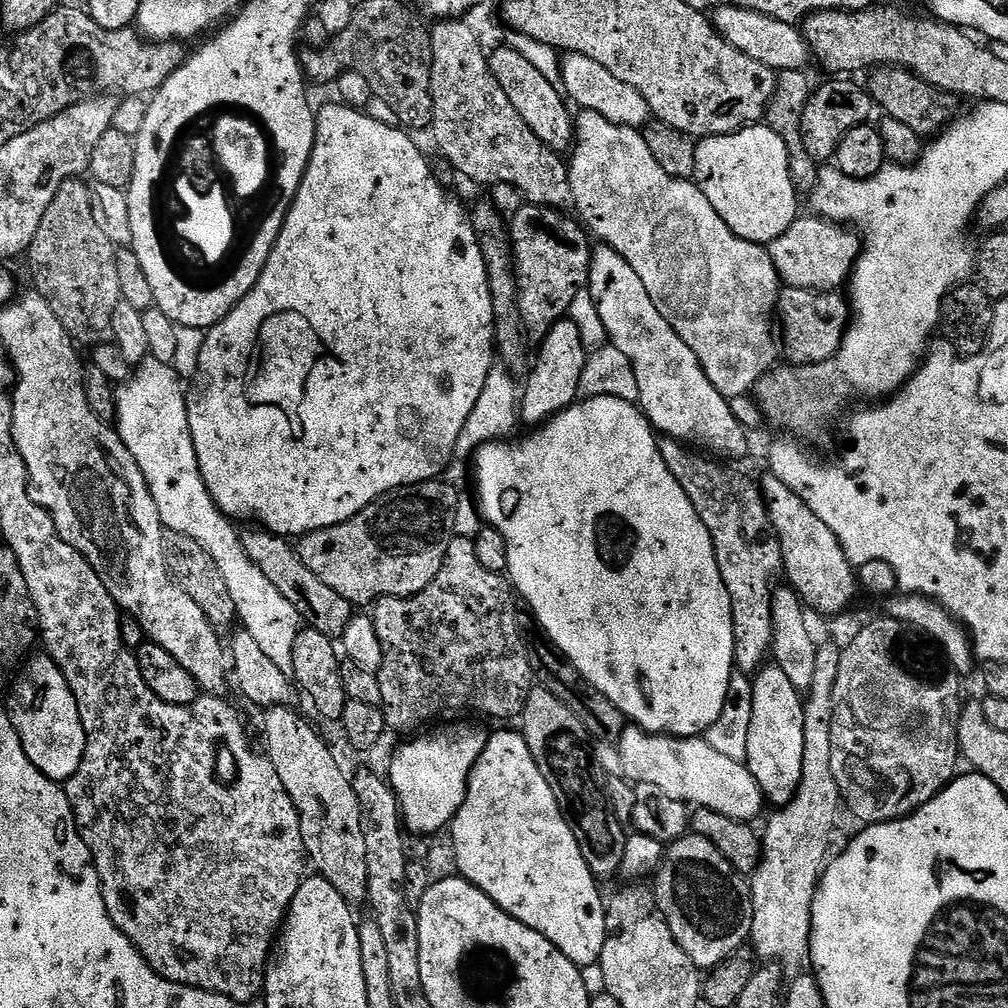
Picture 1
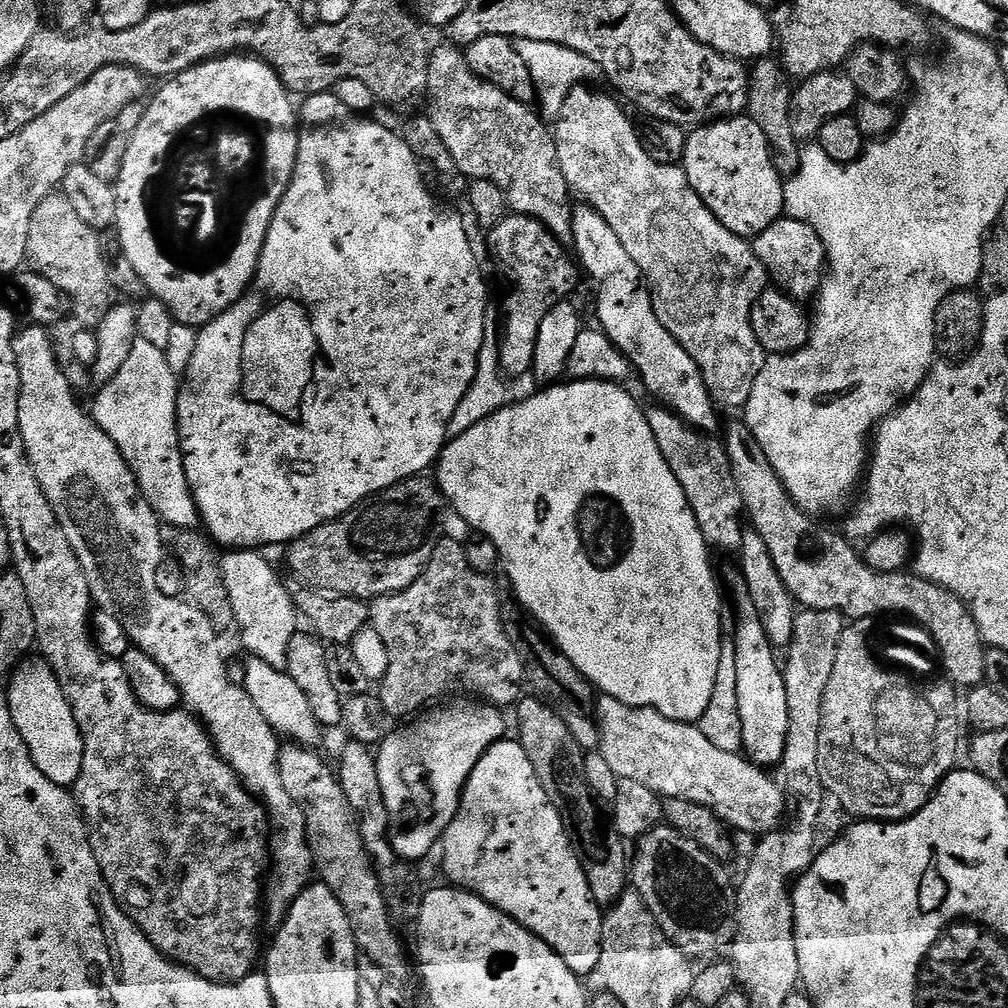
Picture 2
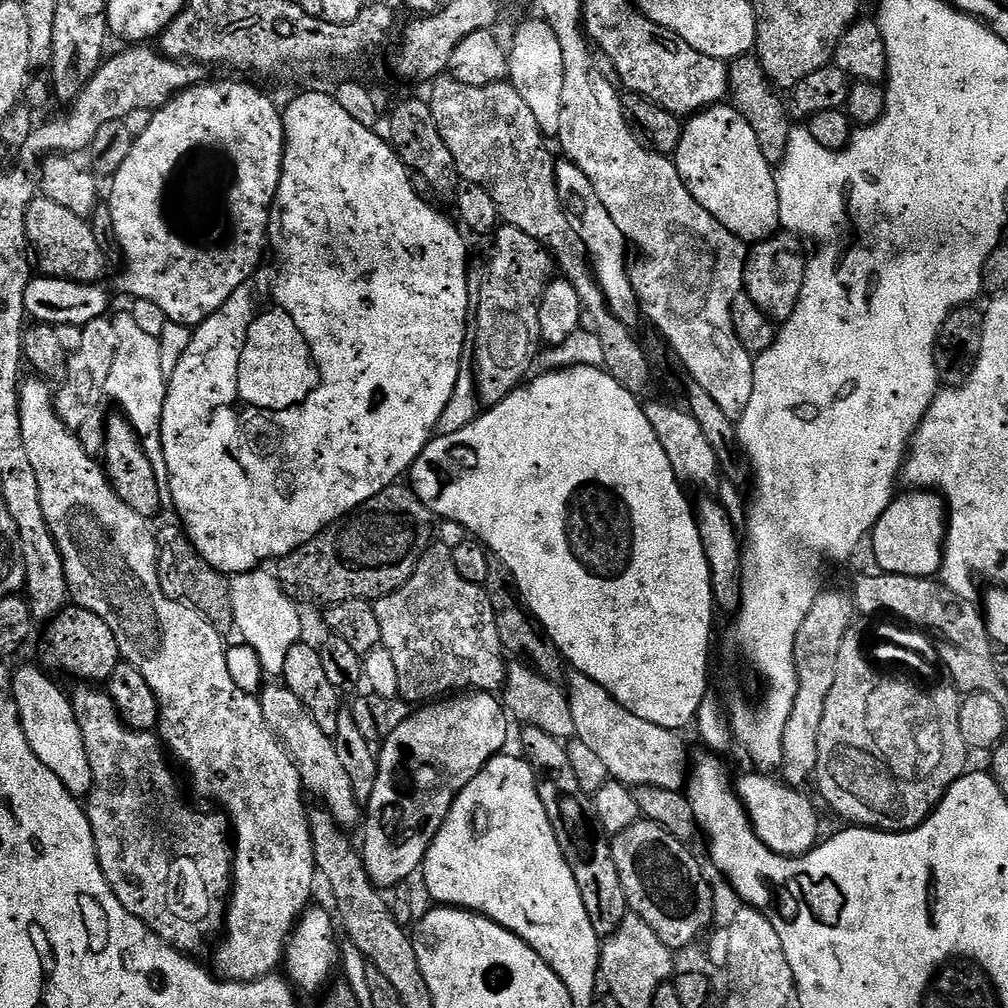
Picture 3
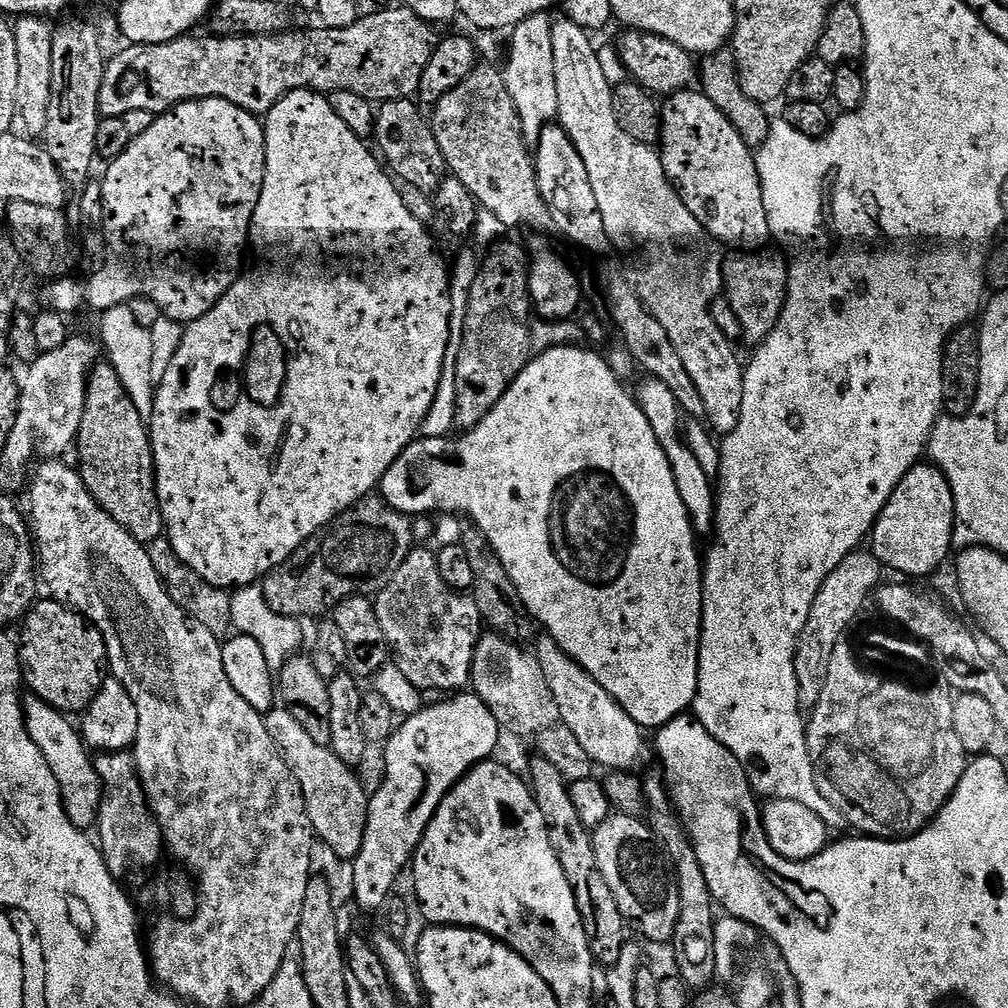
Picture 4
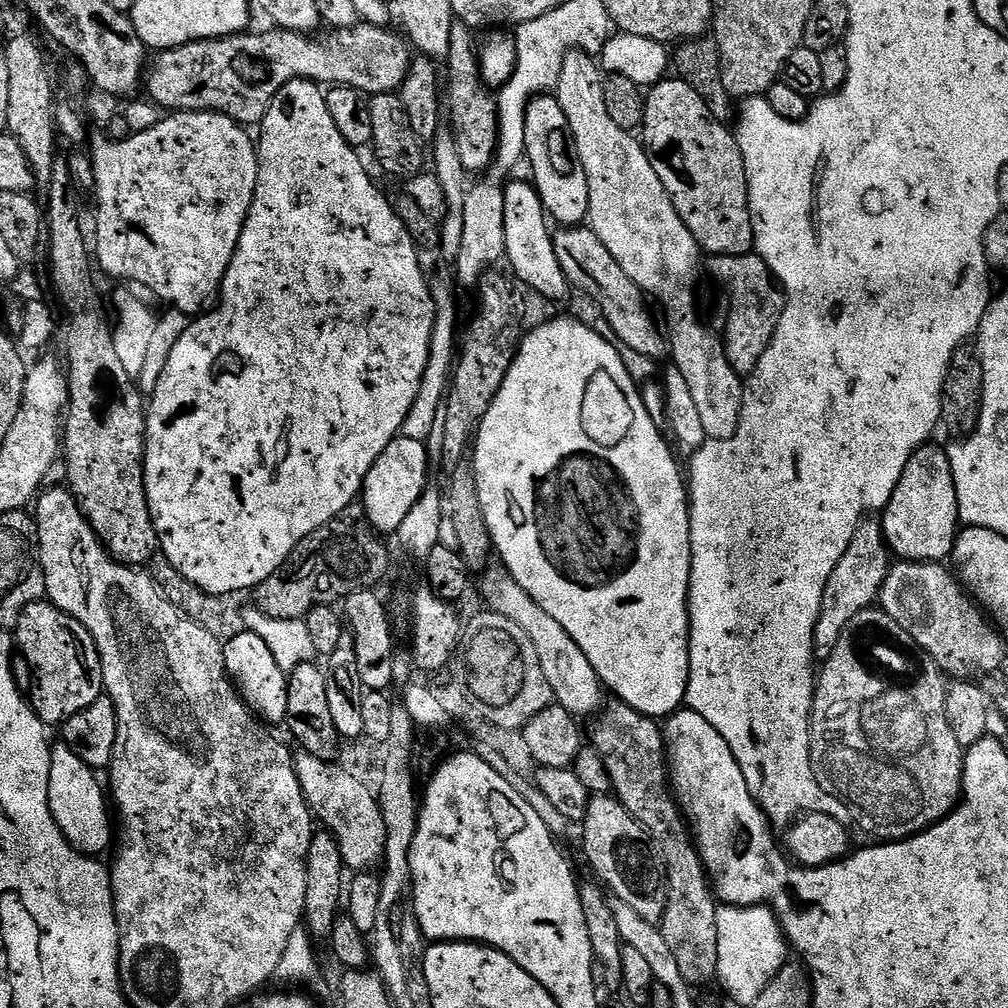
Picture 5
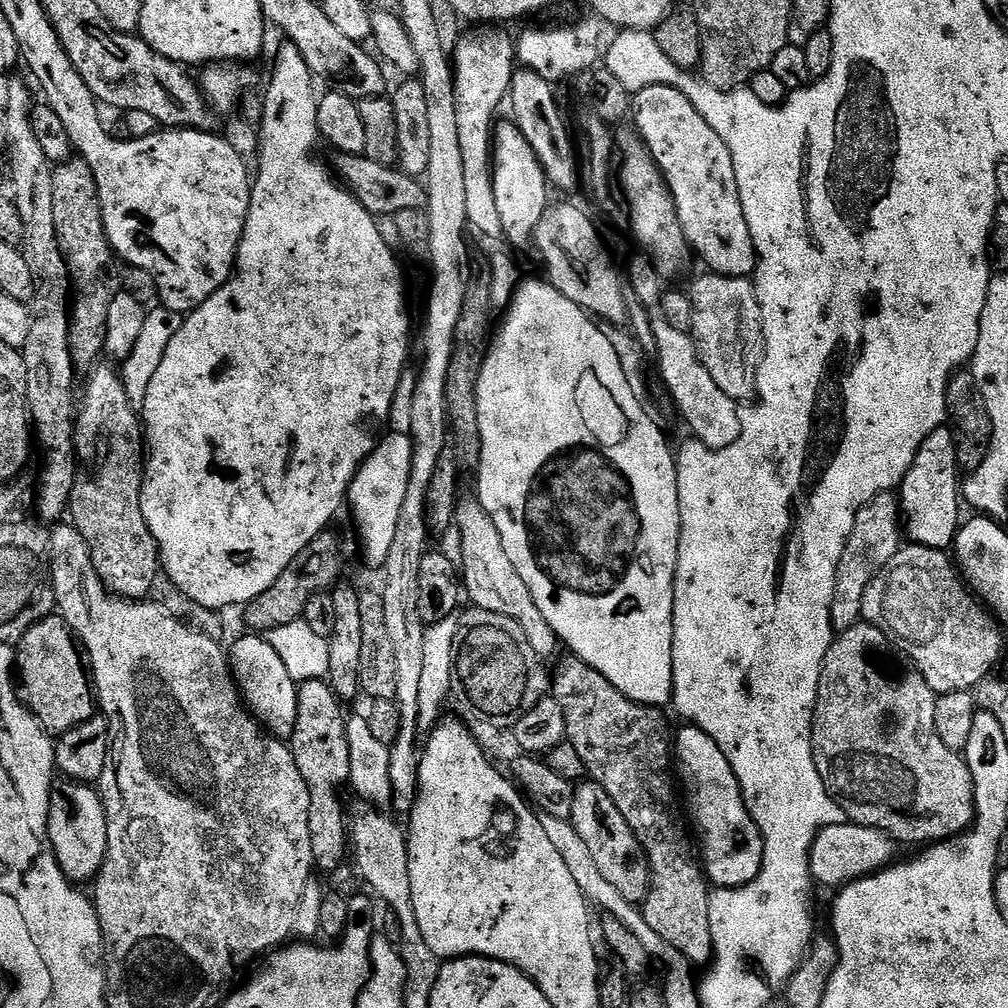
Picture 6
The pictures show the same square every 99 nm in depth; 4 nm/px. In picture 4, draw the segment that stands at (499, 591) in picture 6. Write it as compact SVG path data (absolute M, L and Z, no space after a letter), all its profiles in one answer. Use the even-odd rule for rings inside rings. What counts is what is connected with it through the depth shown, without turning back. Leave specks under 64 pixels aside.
M547 634L541 637L534 649L534 655L542 666L542 674L546 678L546 684L550 686L550 694L554 694L554 702L560 711L562 723L570 730L570 734L574 734L574 738L578 738L578 742L582 742L582 750L586 750L586 754L590 754L590 758L599 767L601 764L604 770L635 769L636 759L640 756L640 747L644 744L645 736L640 724L634 722L630 714L626 714L624 707L578 661L567 656L556 640Z

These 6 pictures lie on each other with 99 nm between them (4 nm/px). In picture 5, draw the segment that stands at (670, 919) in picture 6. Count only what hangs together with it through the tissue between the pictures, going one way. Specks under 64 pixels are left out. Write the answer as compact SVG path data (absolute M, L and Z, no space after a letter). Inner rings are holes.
M605 703L591 721L591 747L596 748L606 766L606 774L610 774L615 799L643 826L662 857L668 877L668 905L660 919L659 930L686 983L691 986L708 984L718 976L718 900L710 887L689 825L672 794L664 733L653 717L643 716L629 704L611 703Z

